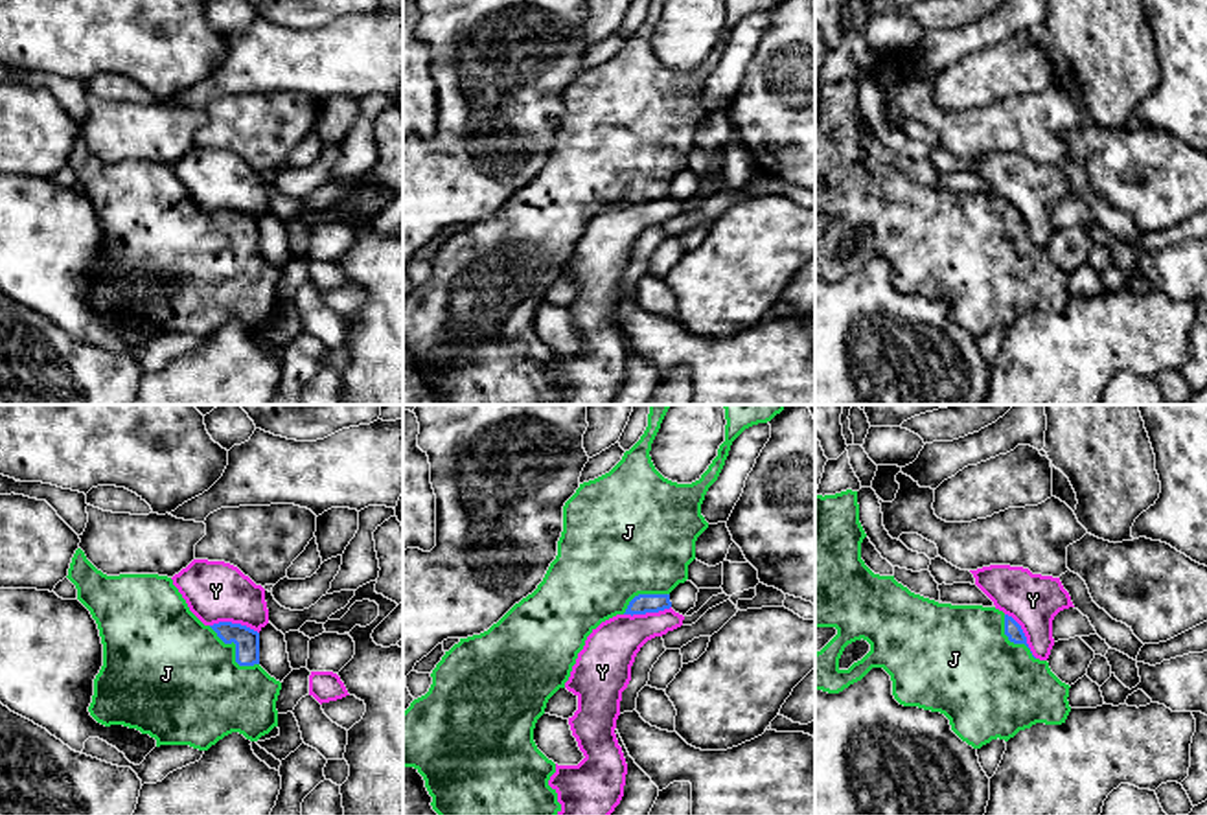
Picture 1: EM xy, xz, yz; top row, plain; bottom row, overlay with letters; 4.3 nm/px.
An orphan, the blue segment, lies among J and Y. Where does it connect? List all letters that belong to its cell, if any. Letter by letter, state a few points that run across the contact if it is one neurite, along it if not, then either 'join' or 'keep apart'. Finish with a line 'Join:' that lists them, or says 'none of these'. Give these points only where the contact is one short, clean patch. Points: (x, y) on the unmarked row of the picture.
J: line xy (247, 229), (236, 240), (186, 267); join
Y: line xy (210, 212), (240, 210), (258, 221); keep apart
Join: J

